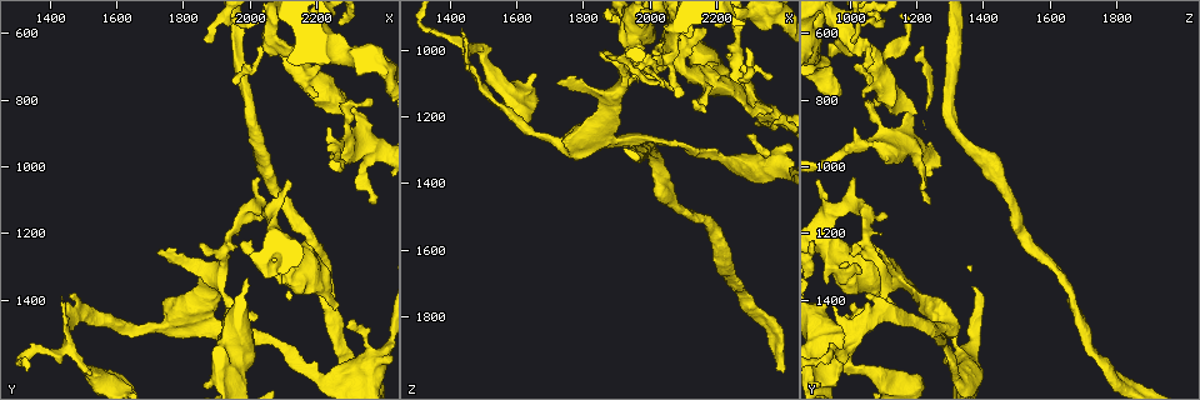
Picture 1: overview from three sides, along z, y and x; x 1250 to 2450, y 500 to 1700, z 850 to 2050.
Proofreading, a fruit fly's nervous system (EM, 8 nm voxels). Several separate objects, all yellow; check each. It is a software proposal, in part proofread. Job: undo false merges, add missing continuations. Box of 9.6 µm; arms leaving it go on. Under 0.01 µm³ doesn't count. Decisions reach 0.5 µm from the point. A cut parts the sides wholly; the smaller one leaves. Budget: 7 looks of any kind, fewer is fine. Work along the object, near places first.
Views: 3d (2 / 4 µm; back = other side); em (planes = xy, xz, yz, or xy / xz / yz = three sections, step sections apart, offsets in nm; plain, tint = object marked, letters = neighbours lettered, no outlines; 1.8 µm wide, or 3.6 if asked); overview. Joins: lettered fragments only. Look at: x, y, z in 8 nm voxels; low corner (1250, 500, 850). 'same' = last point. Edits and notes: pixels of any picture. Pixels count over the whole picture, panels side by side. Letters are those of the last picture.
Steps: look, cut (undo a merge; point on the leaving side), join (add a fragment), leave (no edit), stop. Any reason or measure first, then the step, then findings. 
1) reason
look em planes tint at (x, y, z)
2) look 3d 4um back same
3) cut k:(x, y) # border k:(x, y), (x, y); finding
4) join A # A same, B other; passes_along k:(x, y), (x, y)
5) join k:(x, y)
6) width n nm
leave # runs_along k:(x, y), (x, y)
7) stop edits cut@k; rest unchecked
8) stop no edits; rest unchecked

sharp bend
look 3d 4um at (2040, 650, 1050)

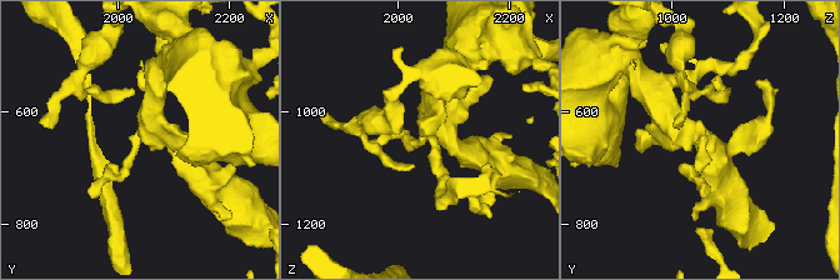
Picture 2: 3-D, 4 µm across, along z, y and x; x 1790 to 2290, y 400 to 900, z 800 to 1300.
need the tissue
look em planes letters at (2035, 655, 1055)

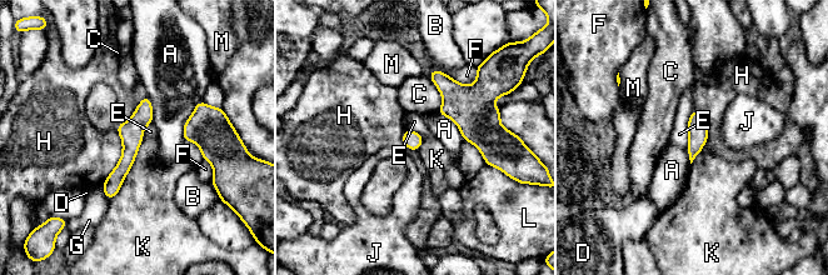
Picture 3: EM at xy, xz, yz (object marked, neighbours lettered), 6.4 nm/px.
longest_contact K 480 nm
leave # A other, B other, C other, D other, E other, F other, G other, H other, J other, K other, L other, M other; continuous, no second neuron

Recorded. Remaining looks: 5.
look 3d 2um back at (2370, 640, 1220)

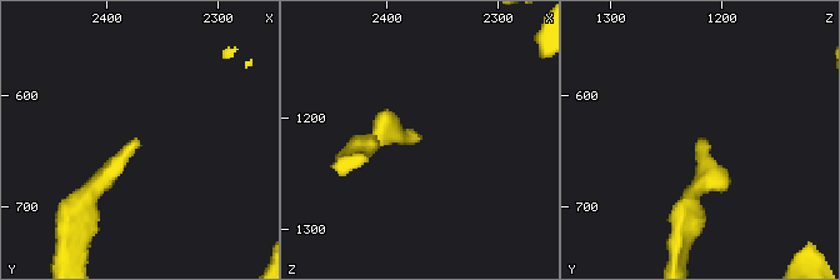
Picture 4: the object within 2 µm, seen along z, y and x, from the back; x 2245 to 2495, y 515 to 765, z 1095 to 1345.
shape alone is not enough
look em planes letters at (2376, 640, 1218)

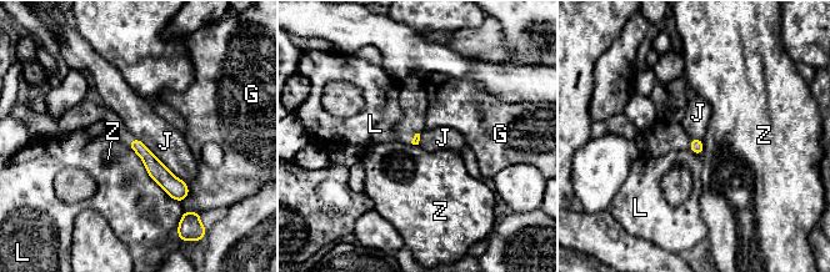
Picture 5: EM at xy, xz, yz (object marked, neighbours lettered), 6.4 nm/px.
leave # G other, J other, L other, Z other; no lettered fragment goes on from it

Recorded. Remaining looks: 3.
look 3d 2um at (1460, 1540, 1000)

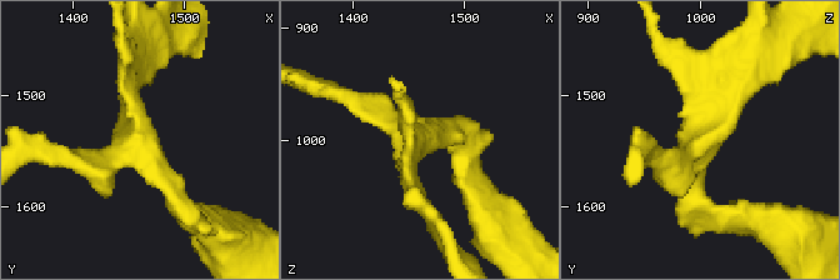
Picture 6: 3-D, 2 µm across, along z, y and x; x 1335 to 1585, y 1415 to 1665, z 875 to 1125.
look em planes letters at (1456, 1542, 1006)

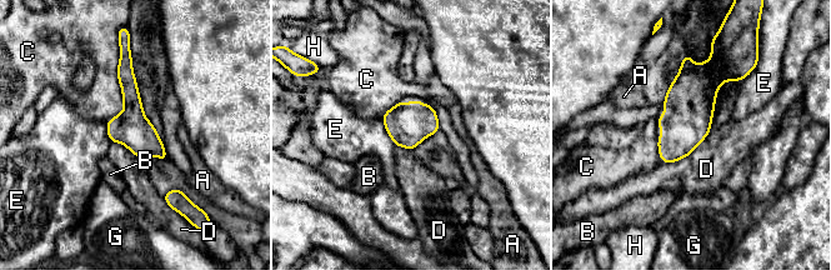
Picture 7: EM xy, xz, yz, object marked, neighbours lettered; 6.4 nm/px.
leave # A other, B other, C other, D other, E other, G other, H other; border 7:(710, 129), (687, 155), (661, 161); continuous, no second neuron

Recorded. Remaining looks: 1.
stop no edits; rest unchecked

